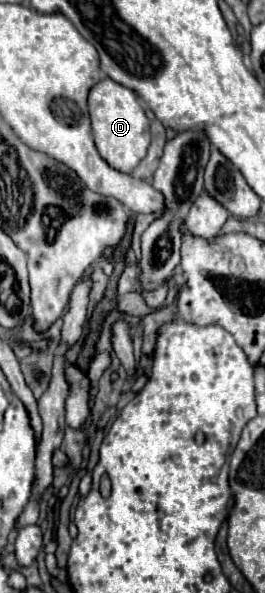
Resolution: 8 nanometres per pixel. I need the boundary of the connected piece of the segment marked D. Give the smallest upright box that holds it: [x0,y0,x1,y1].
[88,77,150,173]

